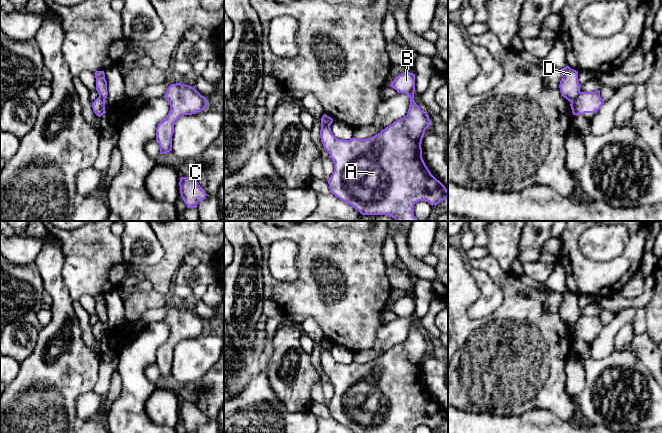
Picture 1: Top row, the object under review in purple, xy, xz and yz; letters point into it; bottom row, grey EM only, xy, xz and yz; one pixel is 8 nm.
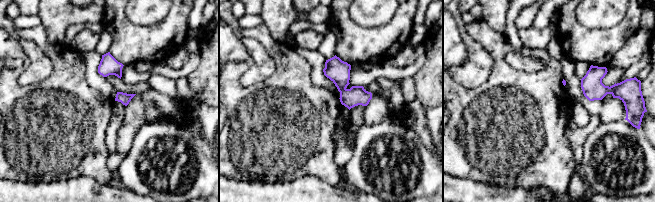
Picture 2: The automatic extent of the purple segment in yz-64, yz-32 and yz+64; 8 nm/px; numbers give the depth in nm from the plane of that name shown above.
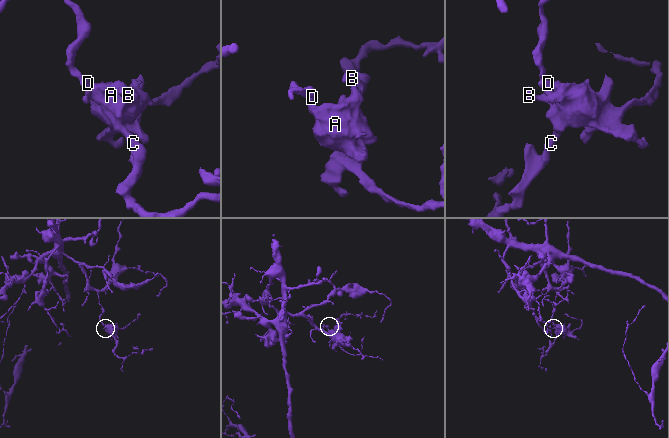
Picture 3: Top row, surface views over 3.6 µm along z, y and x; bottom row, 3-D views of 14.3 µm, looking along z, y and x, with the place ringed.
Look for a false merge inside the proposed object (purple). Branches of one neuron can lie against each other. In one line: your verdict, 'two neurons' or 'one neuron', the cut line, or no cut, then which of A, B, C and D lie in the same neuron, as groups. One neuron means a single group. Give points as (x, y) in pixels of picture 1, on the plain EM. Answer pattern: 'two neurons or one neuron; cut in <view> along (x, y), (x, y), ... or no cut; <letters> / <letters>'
two neurons; cut in yz along (580, 316), (571, 326); A B C / D

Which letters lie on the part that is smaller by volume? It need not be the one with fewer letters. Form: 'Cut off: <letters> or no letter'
Cut off: A, B, C

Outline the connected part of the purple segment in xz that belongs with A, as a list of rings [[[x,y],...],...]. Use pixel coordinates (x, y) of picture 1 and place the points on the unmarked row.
[[[405,295],[396,300],[389,310],[398,317],[408,319],[410,329],[405,341],[395,345],[380,357],[366,363],[353,361],[350,364],[342,364],[336,362],[332,358],[330,350],[321,344],[321,366],[334,387],[334,395],[328,403],[330,416],[355,433],[413,433],[419,425],[428,426],[432,430],[437,429],[448,421],[448,414],[431,398],[422,382],[421,367],[425,354],[430,350],[430,343],[413,323],[415,298]]]

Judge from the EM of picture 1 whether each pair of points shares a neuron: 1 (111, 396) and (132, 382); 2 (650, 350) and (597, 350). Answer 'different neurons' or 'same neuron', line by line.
1: different neurons
2: different neurons

